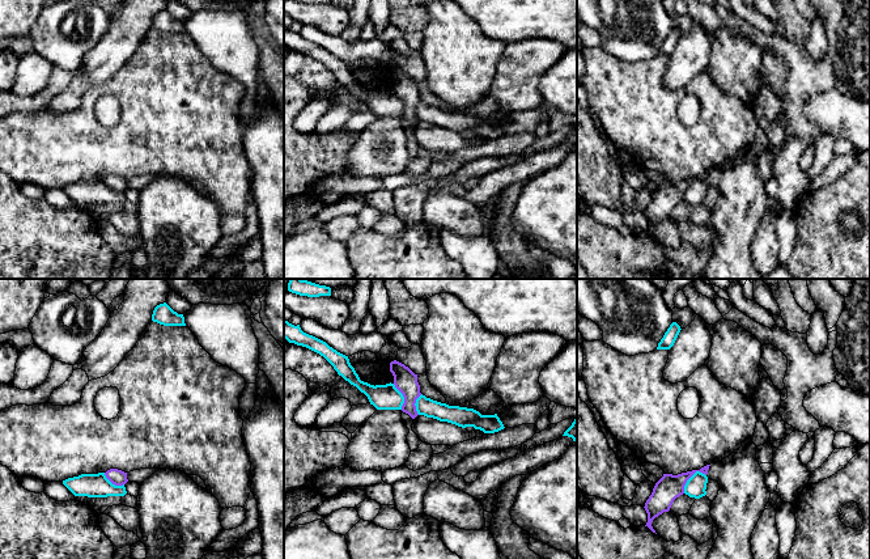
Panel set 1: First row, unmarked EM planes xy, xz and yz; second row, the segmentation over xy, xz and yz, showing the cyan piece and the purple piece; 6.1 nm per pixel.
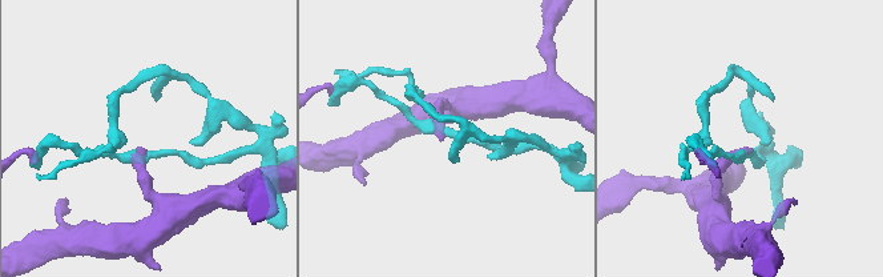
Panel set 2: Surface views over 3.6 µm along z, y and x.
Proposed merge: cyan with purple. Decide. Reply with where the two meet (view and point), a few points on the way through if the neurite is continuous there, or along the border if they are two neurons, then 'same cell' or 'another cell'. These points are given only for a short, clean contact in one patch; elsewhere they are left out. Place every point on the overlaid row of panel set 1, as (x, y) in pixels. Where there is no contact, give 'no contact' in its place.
contact yz (690, 478); another cell

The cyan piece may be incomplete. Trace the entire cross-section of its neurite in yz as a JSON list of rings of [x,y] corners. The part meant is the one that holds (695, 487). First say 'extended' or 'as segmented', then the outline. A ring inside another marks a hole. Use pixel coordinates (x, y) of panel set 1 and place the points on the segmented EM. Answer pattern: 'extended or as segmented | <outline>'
as segmented | [[[696,471],[686,483],[684,494],[689,497],[700,499],[706,495],[708,477]]]

